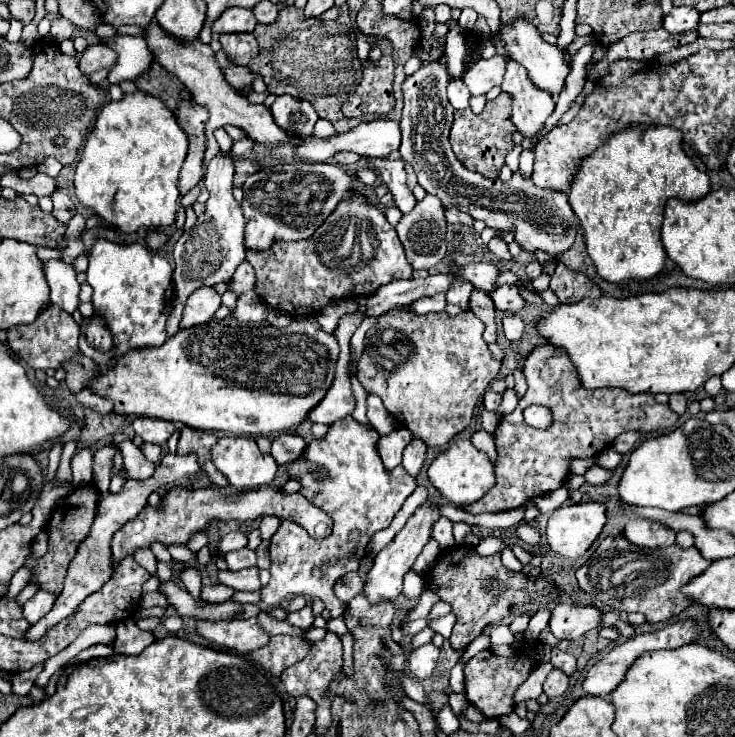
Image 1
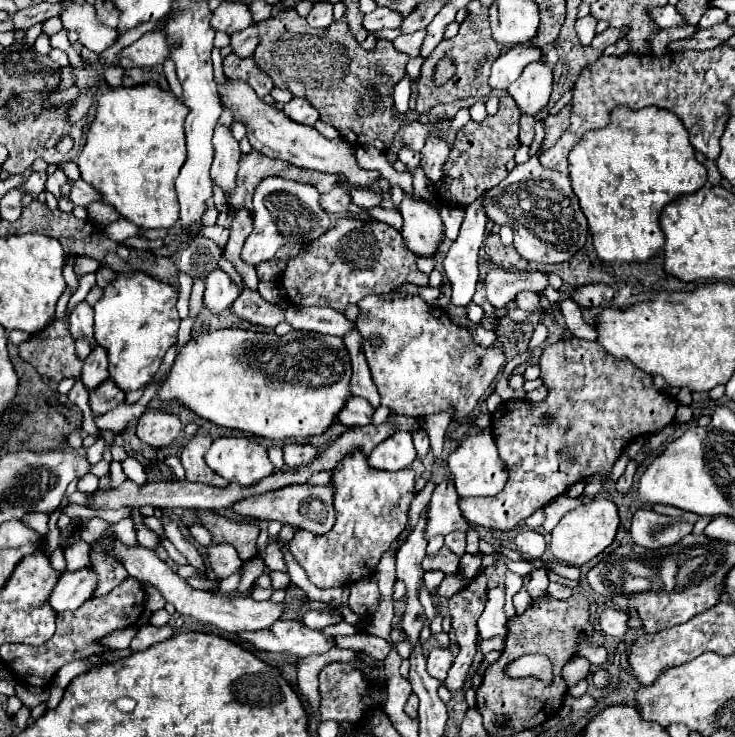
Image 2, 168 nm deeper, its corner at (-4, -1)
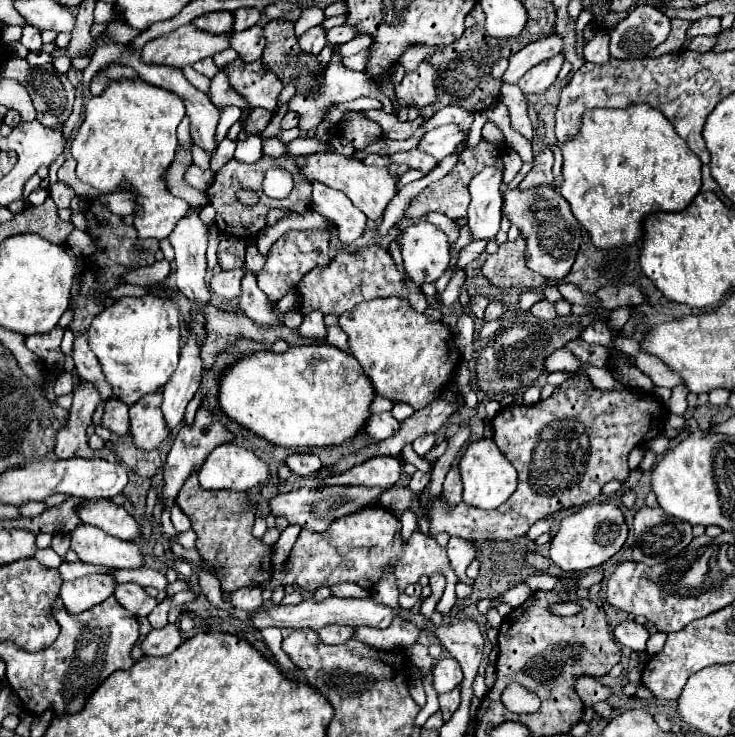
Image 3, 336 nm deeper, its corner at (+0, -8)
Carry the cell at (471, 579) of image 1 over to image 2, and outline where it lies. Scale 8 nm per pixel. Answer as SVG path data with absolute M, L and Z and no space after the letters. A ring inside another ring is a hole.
M479 572L463 590L459 590L457 594L453 594L447 602L447 608L449 608L449 614L453 618L453 630L455 630L455 636L457 636L457 644L459 644L459 656L455 658L451 670L449 670L449 676L445 680L445 686L453 692L453 690L459 690L467 678L467 672L471 668L471 662L473 662L473 656L477 652L477 640L479 640L479 632L477 632L477 620L481 616L481 612L485 610L485 604L487 604L487 574L485 572Z

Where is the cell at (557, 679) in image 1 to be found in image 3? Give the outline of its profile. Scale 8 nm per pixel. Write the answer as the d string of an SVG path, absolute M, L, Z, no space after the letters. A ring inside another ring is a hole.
M579 677L575 689L587 707L595 707L595 703L607 701L611 697L611 689L593 677Z

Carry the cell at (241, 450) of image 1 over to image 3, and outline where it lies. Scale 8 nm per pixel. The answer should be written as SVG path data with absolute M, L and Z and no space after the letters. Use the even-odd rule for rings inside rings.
M235 443L215 447L199 471L203 489L247 491L269 479L269 467L251 451Z

